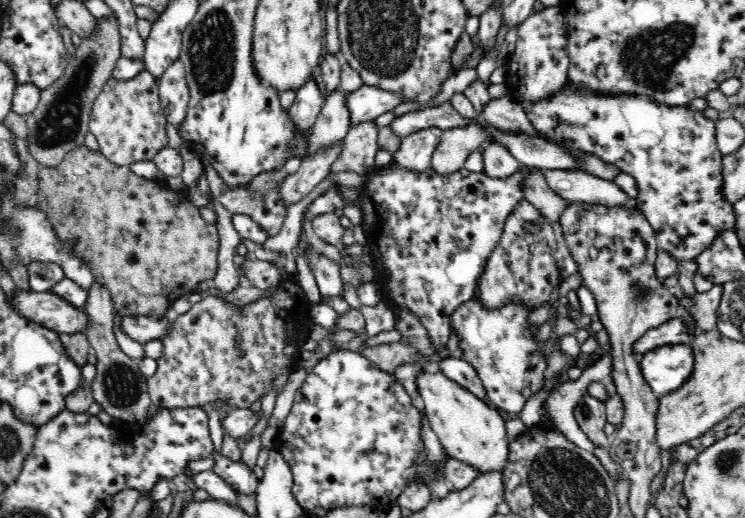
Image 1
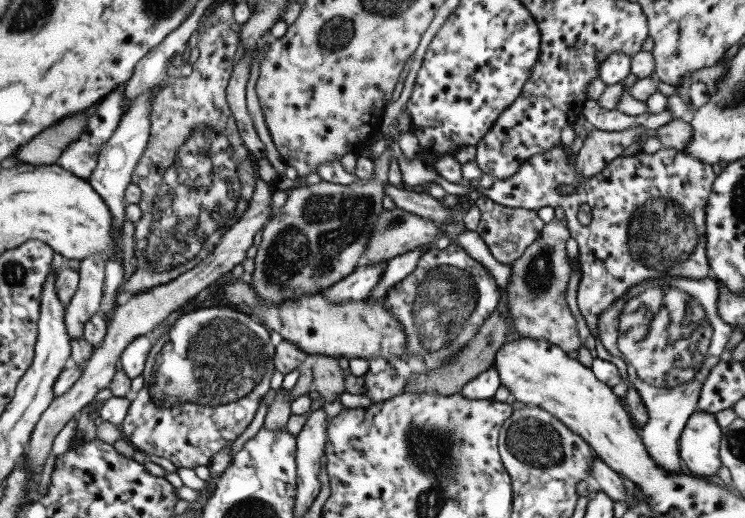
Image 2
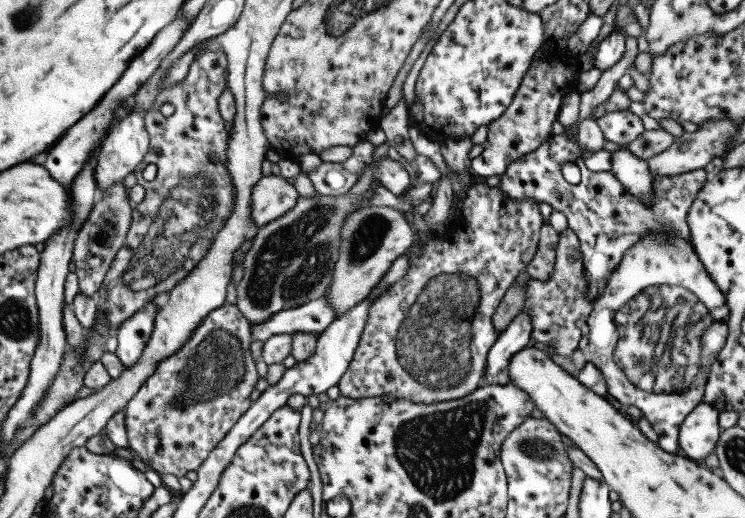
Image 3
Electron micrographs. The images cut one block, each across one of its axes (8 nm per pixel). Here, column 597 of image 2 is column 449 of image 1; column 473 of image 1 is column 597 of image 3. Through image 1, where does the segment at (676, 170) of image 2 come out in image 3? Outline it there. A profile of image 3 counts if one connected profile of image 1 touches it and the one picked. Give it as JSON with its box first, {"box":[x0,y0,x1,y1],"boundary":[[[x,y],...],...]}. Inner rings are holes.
{"box":[500,133,709,302],"boundary":[[[566,133],[551,134],[534,152],[514,160],[500,179],[502,194],[508,194],[512,200],[532,198],[538,204],[548,202],[553,210],[563,212],[569,225],[579,239],[581,260],[587,276],[585,298],[589,302],[596,301],[601,291],[607,286],[612,273],[622,263],[628,250],[644,239],[651,231],[663,232],[663,226],[673,232],[673,236],[684,239],[692,246],[690,228],[687,224],[688,210],[696,198],[696,194],[709,178],[705,169],[693,170],[678,175],[662,175],[654,171],[652,188],[654,197],[650,206],[648,201],[634,197],[624,189],[624,185],[612,171],[593,172],[584,165],[585,157],[580,155],[578,142],[570,139]],[[573,162],[580,168],[581,181],[578,184],[568,183],[562,176],[562,164]]]}

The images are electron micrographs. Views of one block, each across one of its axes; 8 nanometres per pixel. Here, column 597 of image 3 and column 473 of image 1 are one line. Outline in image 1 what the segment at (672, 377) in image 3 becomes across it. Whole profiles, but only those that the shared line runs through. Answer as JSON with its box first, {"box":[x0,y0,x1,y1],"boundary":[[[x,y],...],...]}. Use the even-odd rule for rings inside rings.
{"box":[450,290,547,414],"boundary":[[[478,290],[473,300],[462,304],[452,312],[450,320],[450,332],[458,334],[457,349],[462,352],[460,360],[470,364],[480,377],[480,384],[486,388],[485,401],[496,406],[500,412],[510,412],[520,414],[524,403],[532,394],[536,394],[543,388],[544,371],[547,367],[547,360],[543,358],[543,343],[536,342],[534,333],[540,327],[529,323],[528,314],[536,308],[527,308],[525,305],[514,305],[509,303],[502,308],[484,308],[478,301]]]}

